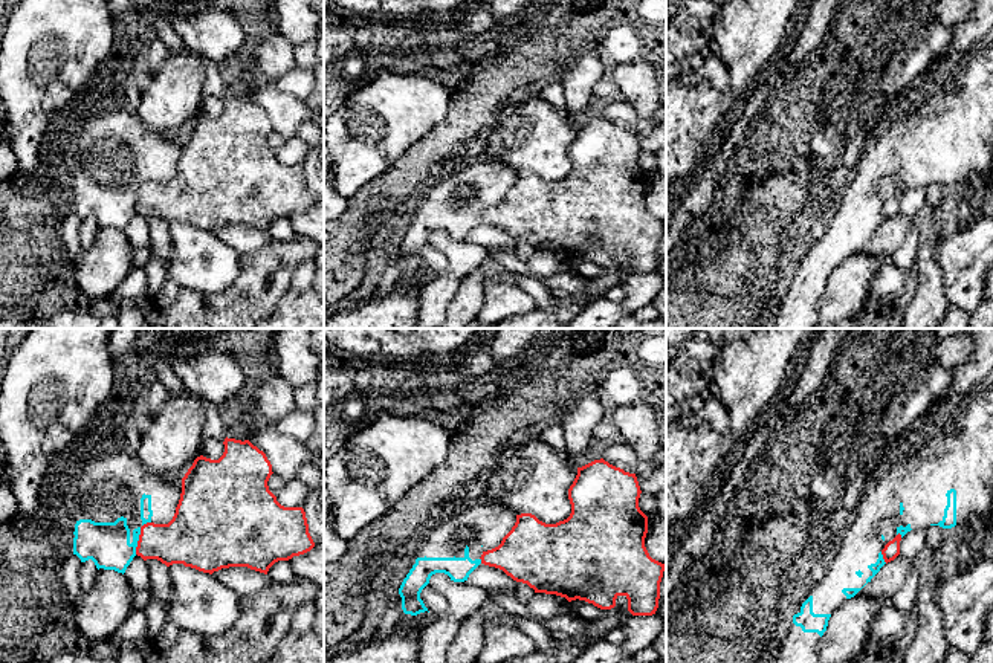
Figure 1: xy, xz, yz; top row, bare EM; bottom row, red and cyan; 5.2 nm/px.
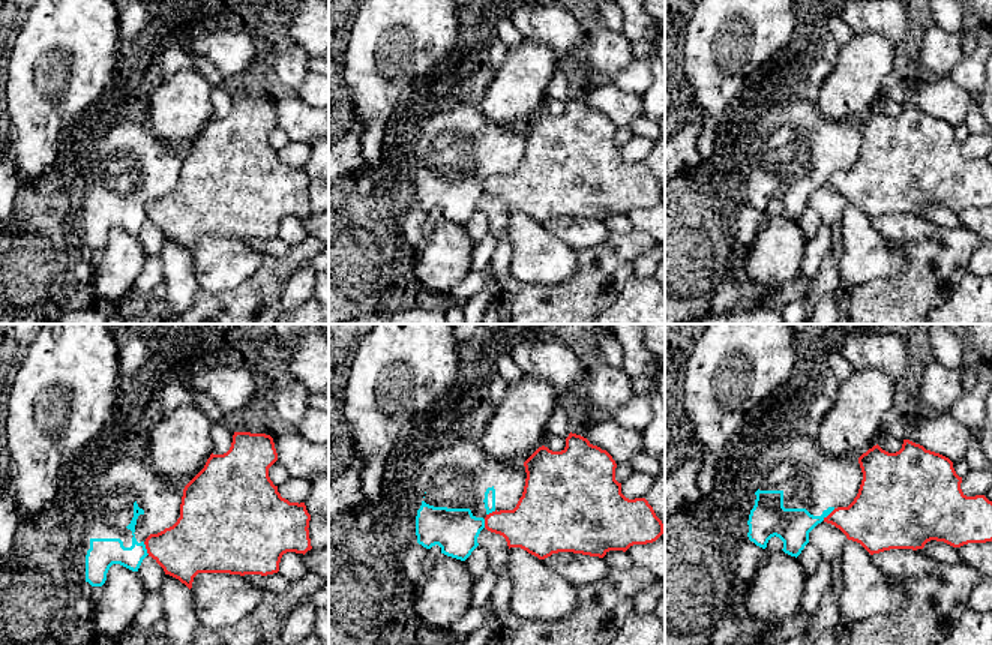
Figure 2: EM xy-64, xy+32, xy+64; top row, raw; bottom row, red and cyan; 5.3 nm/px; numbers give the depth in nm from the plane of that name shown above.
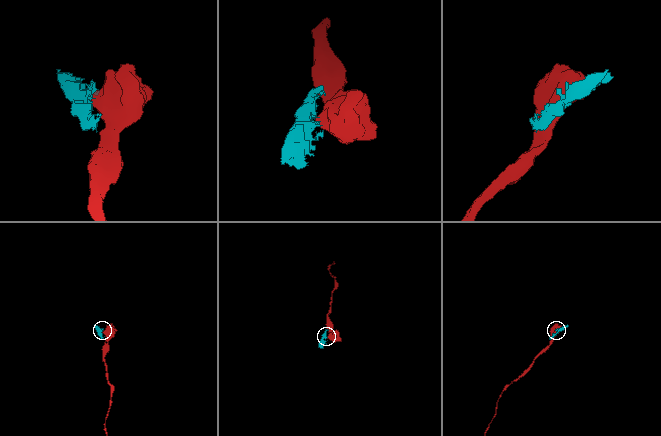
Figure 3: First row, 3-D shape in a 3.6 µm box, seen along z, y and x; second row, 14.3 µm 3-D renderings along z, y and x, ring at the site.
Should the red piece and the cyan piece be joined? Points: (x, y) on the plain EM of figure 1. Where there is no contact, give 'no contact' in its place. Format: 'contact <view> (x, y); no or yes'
contact xy (139, 194); no

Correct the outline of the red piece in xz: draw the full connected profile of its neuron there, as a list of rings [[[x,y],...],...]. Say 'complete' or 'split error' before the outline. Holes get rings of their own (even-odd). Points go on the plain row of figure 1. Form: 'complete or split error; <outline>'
complete; [[[594,118],[577,125],[568,147],[571,171],[556,182],[545,182],[532,171],[516,173],[512,188],[501,202],[483,209],[481,222],[503,228],[535,251],[585,258],[600,267],[616,264],[616,257],[628,257],[632,273],[652,273],[658,266],[665,222],[652,217],[645,205],[648,174],[639,165],[640,144],[636,131]]]

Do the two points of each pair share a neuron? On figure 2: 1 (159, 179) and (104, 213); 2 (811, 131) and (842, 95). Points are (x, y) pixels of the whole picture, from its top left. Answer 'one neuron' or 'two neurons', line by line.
1: one neuron
2: two neurons

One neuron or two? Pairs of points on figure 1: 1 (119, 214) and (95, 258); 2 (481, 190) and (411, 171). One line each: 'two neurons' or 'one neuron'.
1: two neurons
2: one neuron

